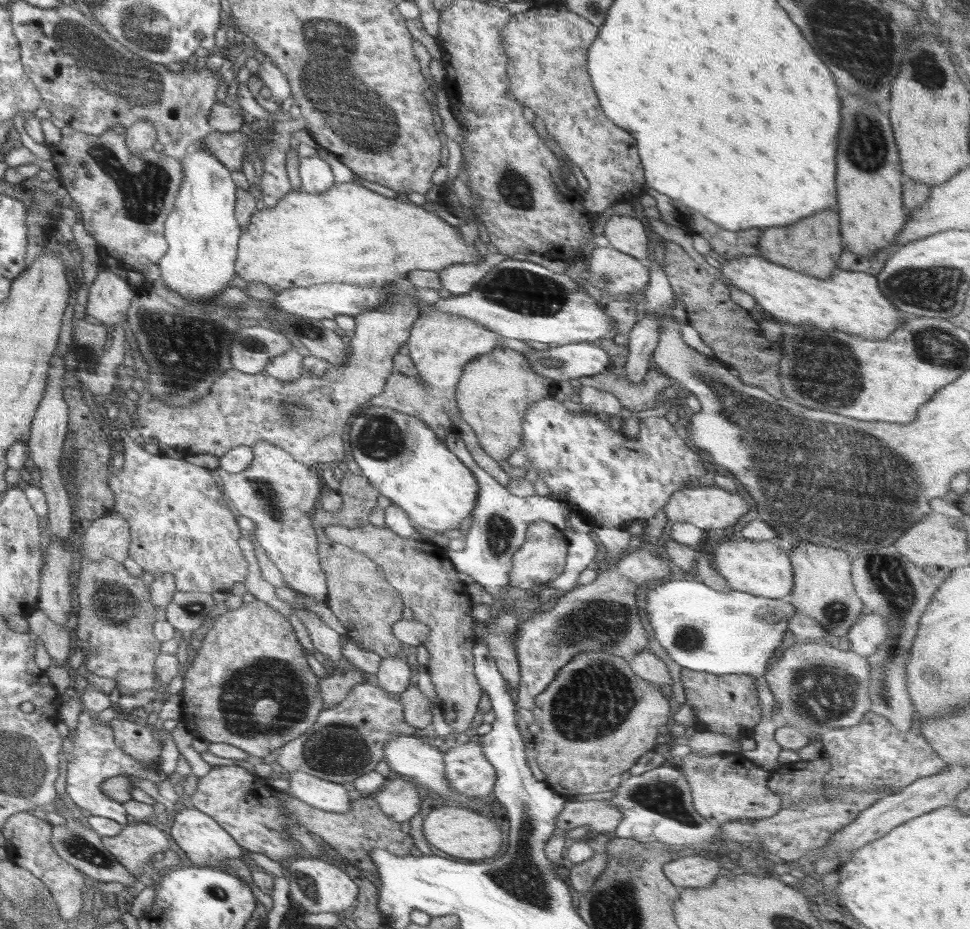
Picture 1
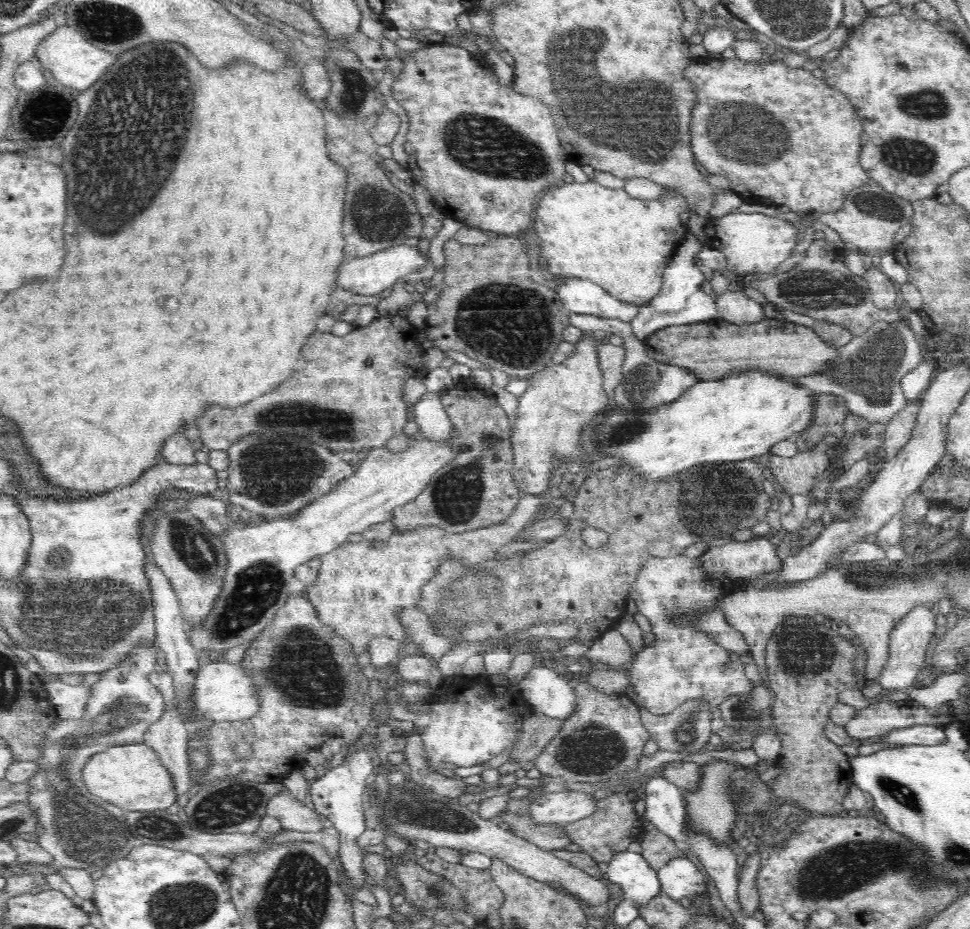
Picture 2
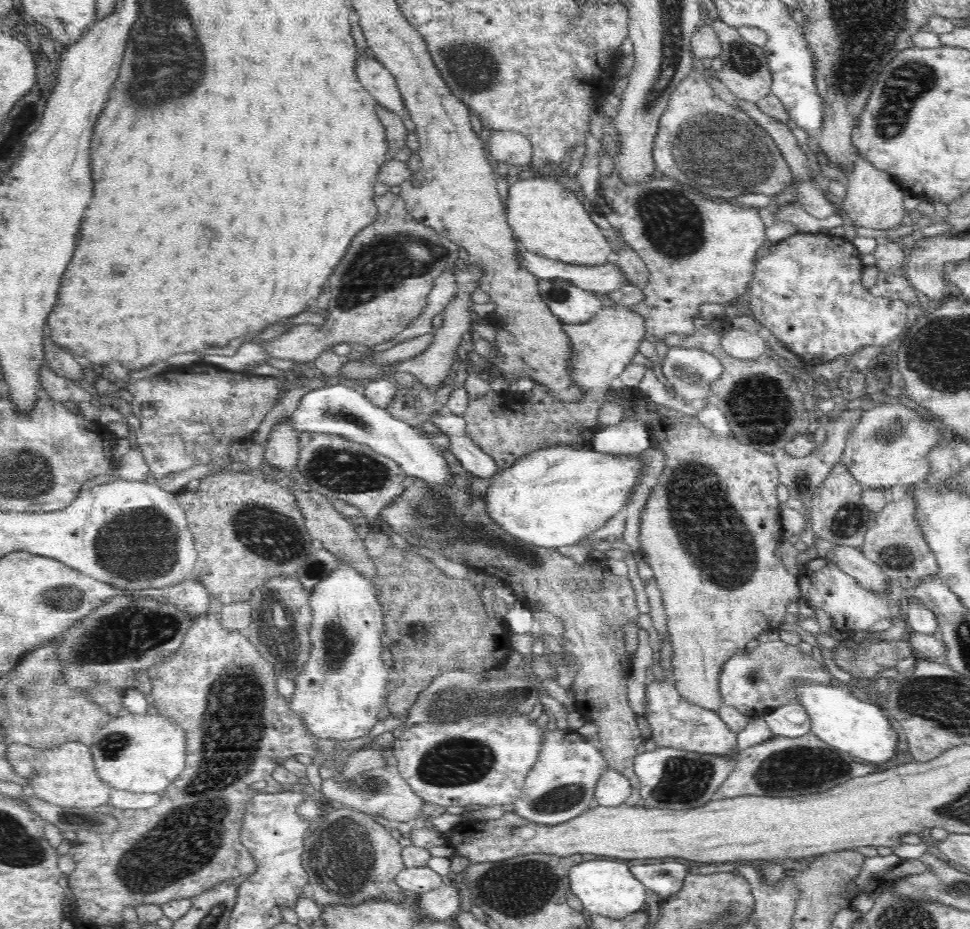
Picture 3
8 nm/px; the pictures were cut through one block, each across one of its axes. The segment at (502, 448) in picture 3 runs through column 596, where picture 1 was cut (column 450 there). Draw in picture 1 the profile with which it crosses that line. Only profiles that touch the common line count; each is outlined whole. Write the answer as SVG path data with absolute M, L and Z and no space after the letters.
M439 310L424 313L410 329L410 337L406 341L410 360L424 382L394 370L386 379L383 392L374 396L368 405L390 408L415 416L427 424L441 440L444 440L447 434L458 434L450 419L452 416L460 417L461 412L455 402L455 393L463 367L476 357L494 351L494 348L501 344L502 338L478 325L474 320L468 320L460 315L450 315Z

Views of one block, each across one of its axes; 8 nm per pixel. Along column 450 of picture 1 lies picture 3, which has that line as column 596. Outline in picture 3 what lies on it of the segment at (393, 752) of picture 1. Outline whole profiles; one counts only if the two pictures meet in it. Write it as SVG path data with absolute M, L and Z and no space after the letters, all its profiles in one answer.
M606 768L596 784L595 799L600 806L620 806L626 803L631 788L628 778L611 768Z

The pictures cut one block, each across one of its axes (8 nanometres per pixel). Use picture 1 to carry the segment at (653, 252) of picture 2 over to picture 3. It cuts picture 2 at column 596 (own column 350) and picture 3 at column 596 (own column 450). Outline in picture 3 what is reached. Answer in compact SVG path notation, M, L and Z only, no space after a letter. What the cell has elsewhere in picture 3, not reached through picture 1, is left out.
M553 178L514 179L505 213L512 233L526 250L571 265L601 265L612 260L613 245L589 217L576 194Z

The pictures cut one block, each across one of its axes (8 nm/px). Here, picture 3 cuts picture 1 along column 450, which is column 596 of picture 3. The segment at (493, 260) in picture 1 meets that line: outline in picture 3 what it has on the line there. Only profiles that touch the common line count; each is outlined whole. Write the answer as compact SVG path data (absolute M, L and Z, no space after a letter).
M518 246L520 267L534 274L539 279L564 279L582 290L608 295L620 286L627 284L626 273L612 259L601 265L571 265L559 260L550 260Z

